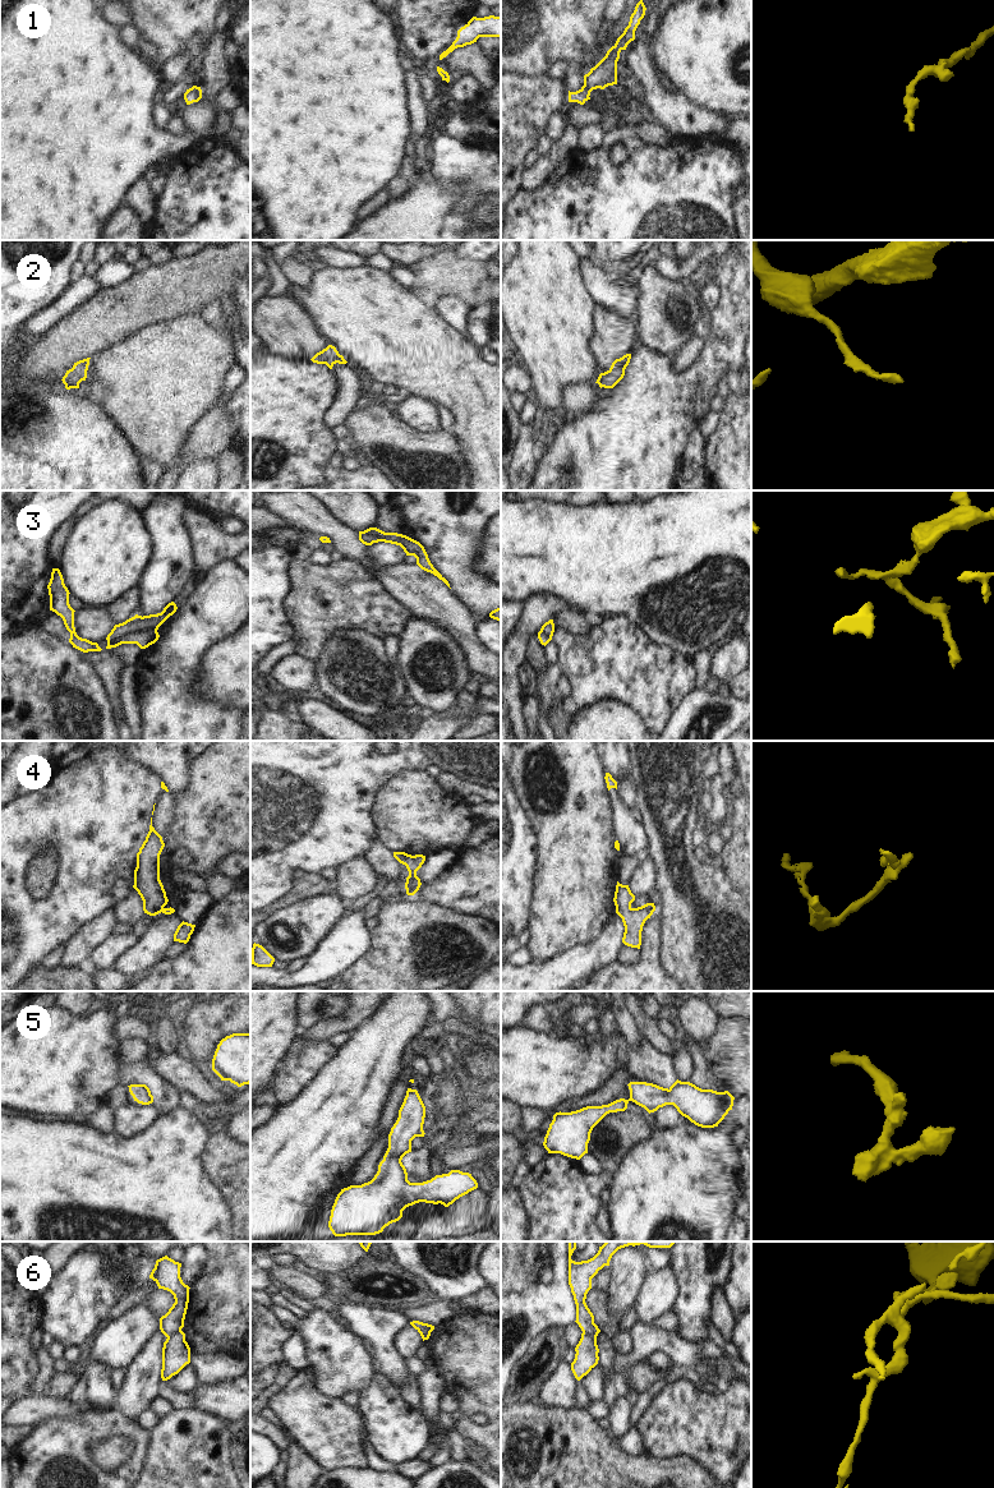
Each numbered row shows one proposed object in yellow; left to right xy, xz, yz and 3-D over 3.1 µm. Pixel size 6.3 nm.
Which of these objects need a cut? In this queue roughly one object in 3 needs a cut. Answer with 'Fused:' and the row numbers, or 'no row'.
Fused: 3, 6

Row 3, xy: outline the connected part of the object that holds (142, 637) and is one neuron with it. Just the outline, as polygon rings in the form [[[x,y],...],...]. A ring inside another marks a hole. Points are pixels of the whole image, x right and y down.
[[[137,630],[129,634],[124,634],[123,636],[107,641],[106,649],[116,648],[121,644],[137,644],[141,649],[146,649],[149,645],[155,644],[158,640],[160,635],[157,630]]]

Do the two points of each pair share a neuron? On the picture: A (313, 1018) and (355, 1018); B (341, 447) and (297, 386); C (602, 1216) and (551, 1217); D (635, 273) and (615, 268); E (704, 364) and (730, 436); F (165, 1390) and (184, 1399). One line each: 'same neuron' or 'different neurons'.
A: different neurons
B: different neurons
C: different neurons
D: same neuron
E: different neurons
F: same neuron

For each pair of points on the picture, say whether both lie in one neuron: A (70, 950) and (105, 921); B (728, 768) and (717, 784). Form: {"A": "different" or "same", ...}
{"A": "same", "B": "different"}

